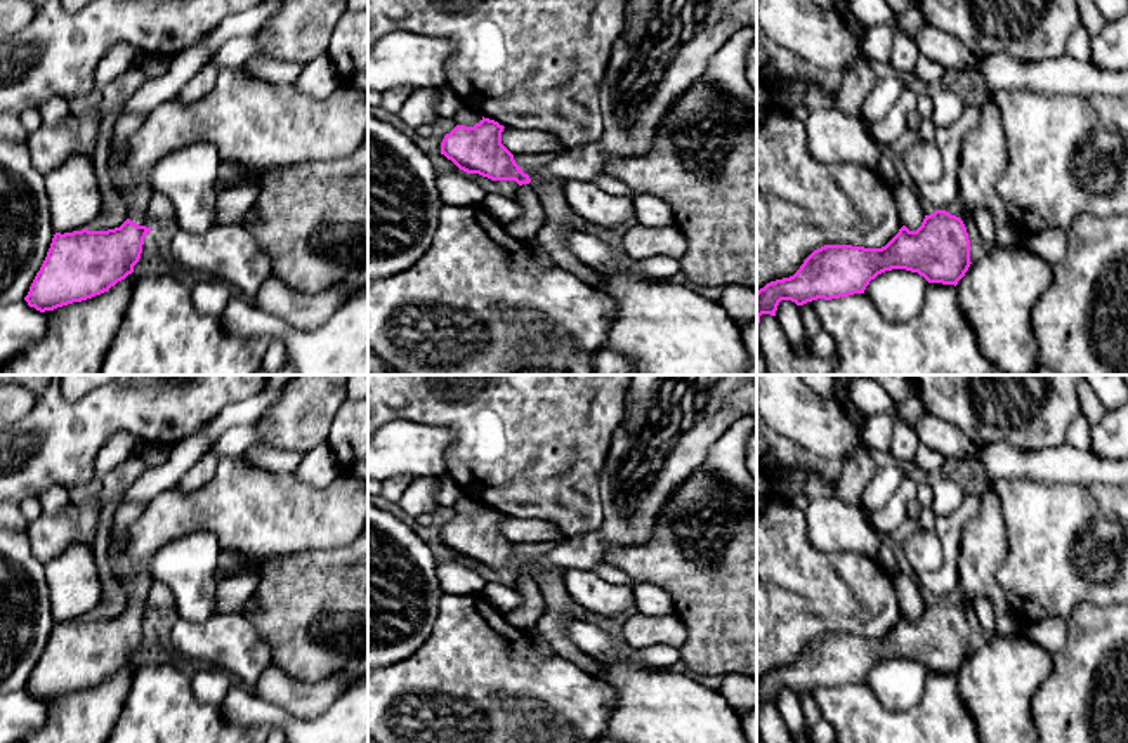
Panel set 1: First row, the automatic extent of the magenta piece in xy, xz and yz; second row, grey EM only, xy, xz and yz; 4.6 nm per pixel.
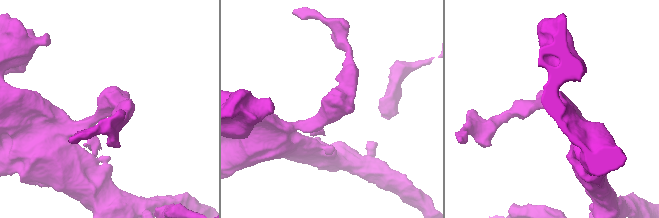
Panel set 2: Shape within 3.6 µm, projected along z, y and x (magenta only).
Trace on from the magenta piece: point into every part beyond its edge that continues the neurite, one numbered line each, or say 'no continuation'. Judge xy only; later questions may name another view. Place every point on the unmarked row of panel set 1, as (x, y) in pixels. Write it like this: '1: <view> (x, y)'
1: xy (255, 514)

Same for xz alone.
1: xz (531, 608)

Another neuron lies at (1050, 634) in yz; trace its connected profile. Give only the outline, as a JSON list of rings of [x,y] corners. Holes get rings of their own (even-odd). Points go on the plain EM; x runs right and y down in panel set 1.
[[[1060,618],[1022,623],[1022,632],[1027,639],[1046,649],[1050,654],[1059,653],[1067,637],[1066,623]]]

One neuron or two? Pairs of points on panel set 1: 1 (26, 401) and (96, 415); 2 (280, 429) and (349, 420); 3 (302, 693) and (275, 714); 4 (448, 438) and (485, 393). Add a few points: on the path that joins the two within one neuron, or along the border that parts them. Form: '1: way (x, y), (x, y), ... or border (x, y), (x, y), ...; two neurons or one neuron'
1: border (39, 398), (18, 420); two neurons
2: border (347, 400), (335, 414), (325, 441); two neurons
3: border (250, 690), (295, 717), (320, 716); two neurons
4: border (413, 420), (453, 431), (455, 441), (448, 457); two neurons

